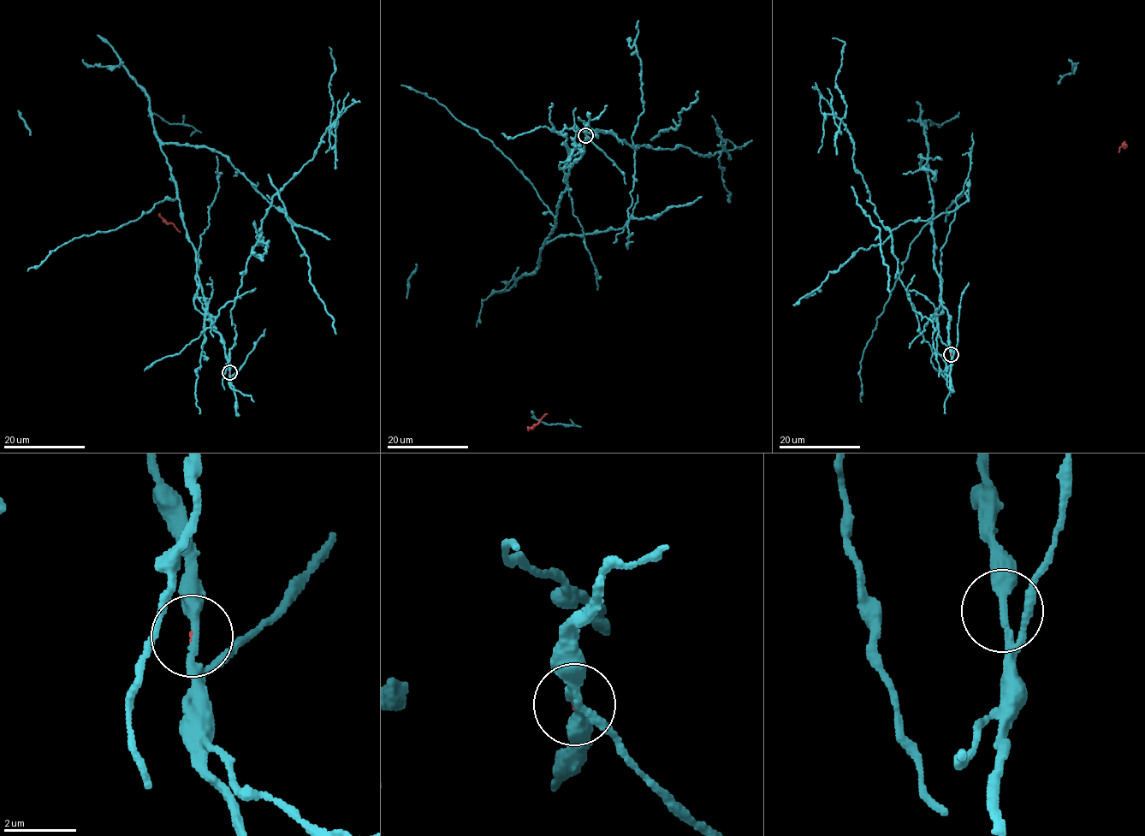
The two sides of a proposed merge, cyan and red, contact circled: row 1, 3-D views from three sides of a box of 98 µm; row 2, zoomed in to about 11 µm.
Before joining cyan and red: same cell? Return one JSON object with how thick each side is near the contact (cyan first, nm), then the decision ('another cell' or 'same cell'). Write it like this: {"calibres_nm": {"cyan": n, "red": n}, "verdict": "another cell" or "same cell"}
{"calibres_nm": {"cyan": 240, "red": 50}, "verdict": "another cell"}

